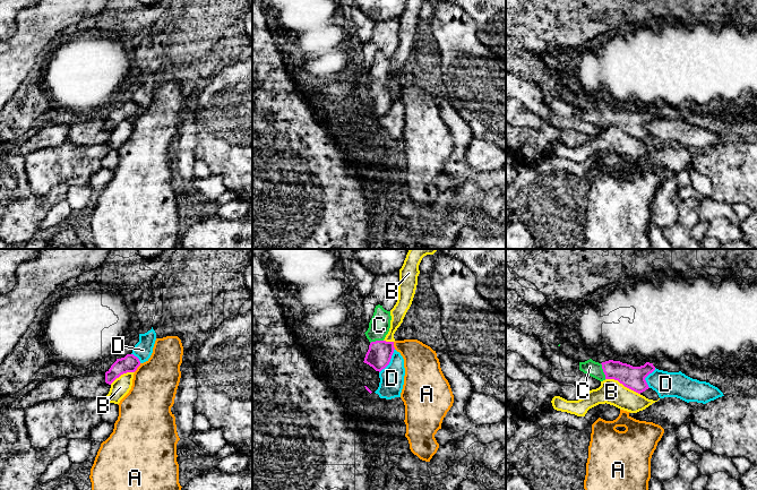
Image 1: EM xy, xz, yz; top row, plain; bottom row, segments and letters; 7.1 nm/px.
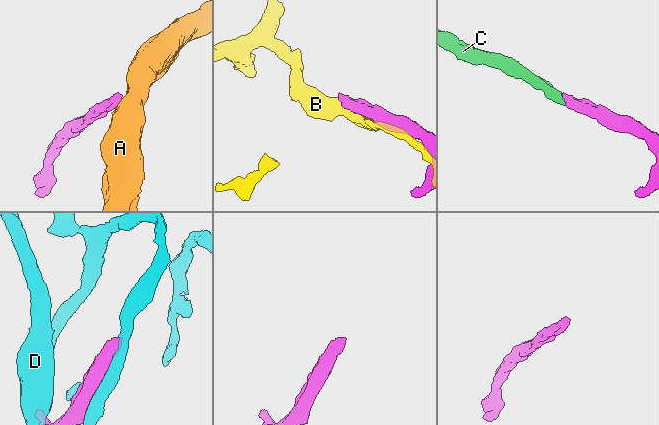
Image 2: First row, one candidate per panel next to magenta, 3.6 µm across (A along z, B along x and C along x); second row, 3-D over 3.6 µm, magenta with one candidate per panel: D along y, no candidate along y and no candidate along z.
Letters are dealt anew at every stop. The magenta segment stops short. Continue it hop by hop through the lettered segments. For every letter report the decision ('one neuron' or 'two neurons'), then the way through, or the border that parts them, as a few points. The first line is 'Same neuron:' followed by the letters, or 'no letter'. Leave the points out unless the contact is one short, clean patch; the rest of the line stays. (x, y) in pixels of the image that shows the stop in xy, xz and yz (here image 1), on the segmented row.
Same neuron: C
A: two neurons; border along xy (140, 363), (134, 371)
B: two neurons
C: one neuron; runs through yz (631, 377), (620, 371), (603, 371), (594, 369)
D: two neurons

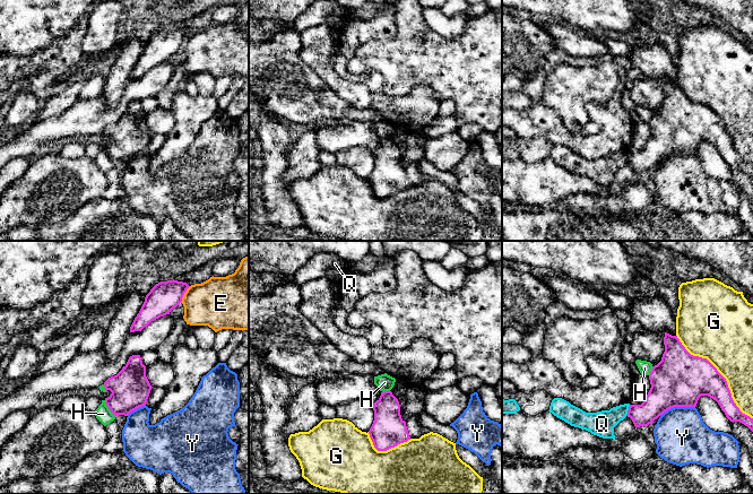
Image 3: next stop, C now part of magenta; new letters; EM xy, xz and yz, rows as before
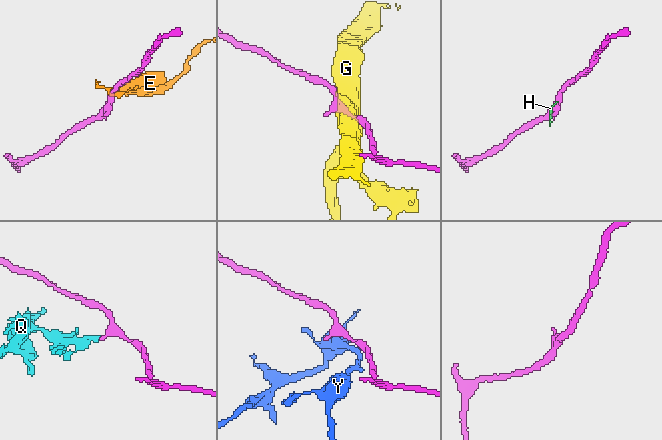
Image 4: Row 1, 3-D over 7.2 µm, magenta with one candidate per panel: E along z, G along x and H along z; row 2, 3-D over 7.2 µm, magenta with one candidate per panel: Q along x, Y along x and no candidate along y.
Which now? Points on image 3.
Same neuron: no letter
E: two neurons
G: two neurons
H: two neurons; border along xy (104, 400), (114, 417)
Q: two neurons; border along yz (630, 405), (625, 415)
Y: two neurons; border along yz (694, 407), (671, 407), (659, 415)

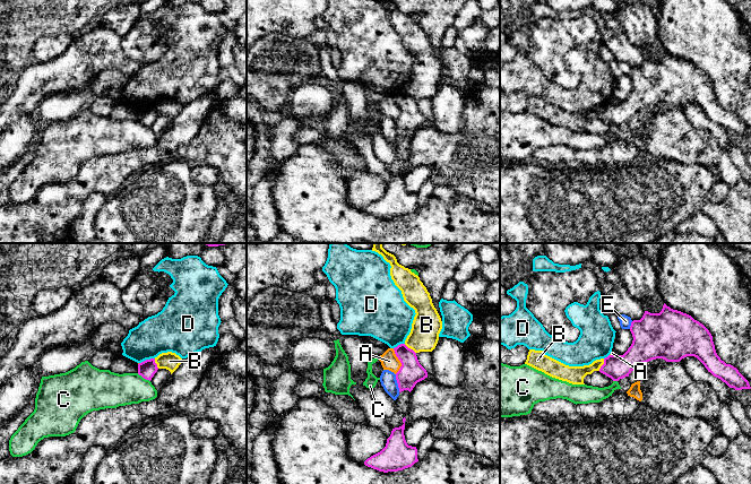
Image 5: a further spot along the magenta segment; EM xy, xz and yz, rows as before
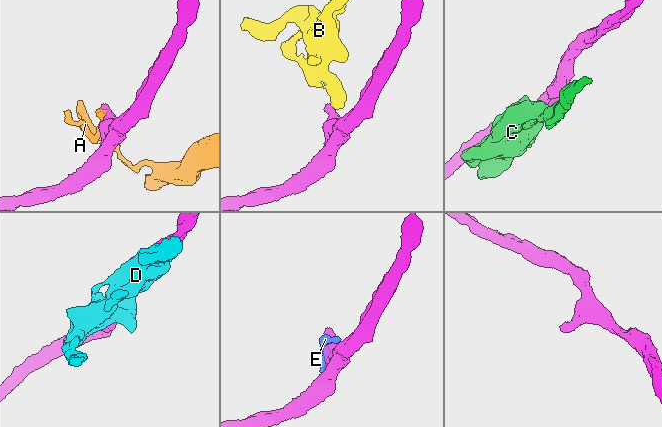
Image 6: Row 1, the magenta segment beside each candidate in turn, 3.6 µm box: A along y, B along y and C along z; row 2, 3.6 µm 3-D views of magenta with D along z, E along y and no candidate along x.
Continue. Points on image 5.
Same neuron: no letter
A: two neurons; border along xz (393, 348), (400, 363), (400, 368), (396, 373)
B: two neurons; border along yz (604, 359), (598, 370)
C: two neurons; border along xy (137, 373), (149, 381)
D: two neurons; border along xy (154, 357), (146, 359), (139, 363)
E: two neurons; border along xz (395, 374), (399, 391)

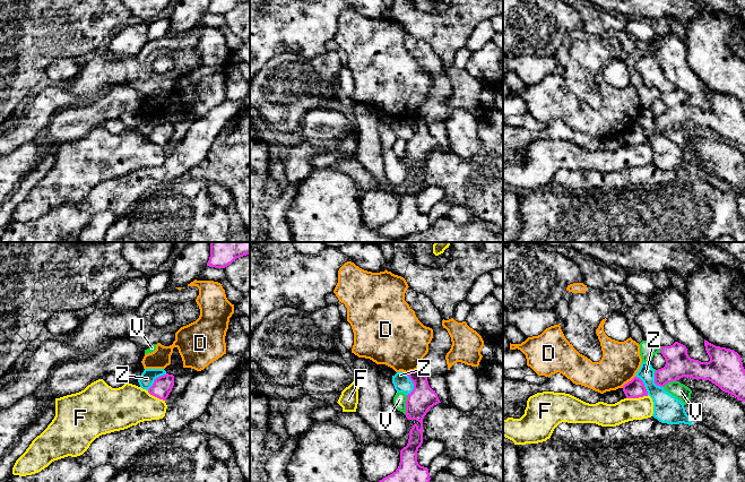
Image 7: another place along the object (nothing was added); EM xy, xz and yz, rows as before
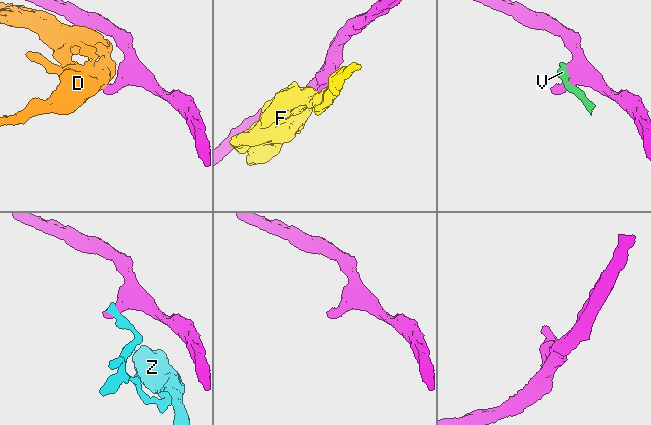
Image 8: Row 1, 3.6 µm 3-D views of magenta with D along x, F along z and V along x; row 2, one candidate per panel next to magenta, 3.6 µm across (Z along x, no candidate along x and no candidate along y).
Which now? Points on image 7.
Same neuron: no letter
D: two neurons; border along yz (634, 376), (622, 387)
F: two neurons; border along yz (648, 395), (626, 398)
V: two neurons; border along xz (407, 395), (405, 414)
Z: two neurons; border along xz (406, 373), (413, 384), (413, 389), (407, 395)

